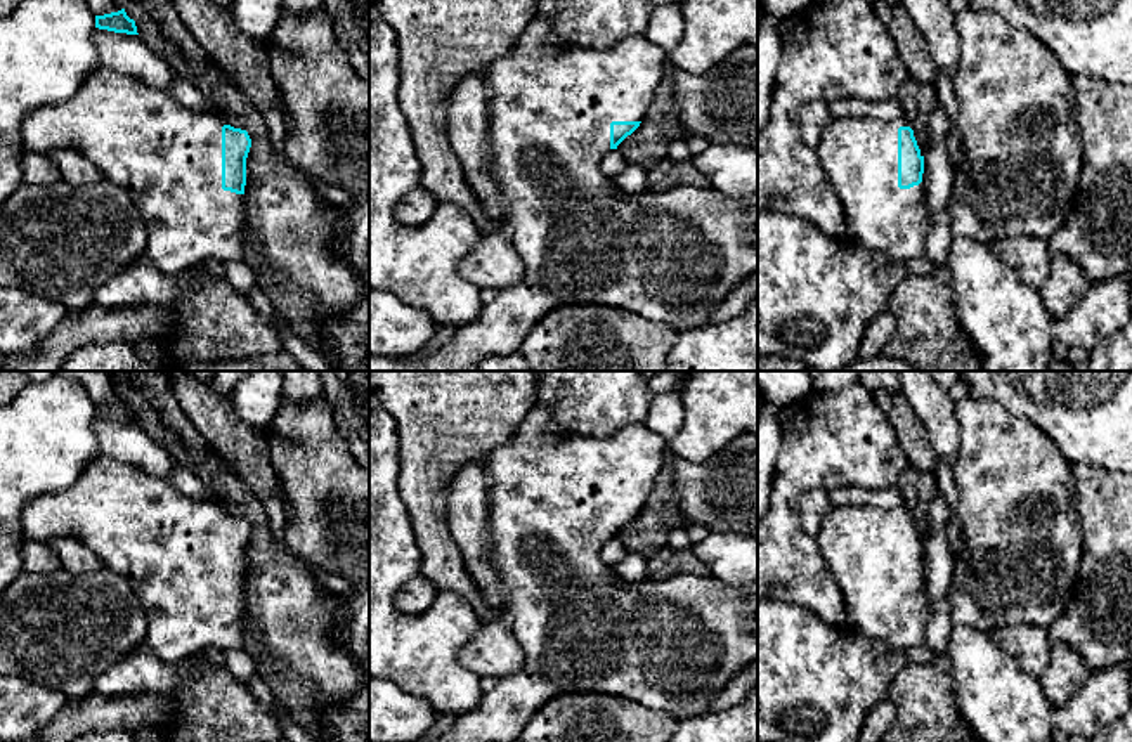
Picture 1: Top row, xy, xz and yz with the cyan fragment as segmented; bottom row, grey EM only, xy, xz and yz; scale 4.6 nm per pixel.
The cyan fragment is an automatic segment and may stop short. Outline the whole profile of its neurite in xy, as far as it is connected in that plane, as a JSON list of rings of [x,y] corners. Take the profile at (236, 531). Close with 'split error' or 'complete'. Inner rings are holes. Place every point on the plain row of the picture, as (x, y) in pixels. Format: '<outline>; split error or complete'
[[[99,454],[78,480],[57,494],[29,499],[21,513],[24,539],[49,543],[76,537],[94,550],[107,569],[121,576],[137,593],[146,615],[144,645],[159,659],[180,664],[206,648],[241,650],[244,645],[244,574],[251,527],[215,501],[192,499],[172,484],[135,465]]]; split error

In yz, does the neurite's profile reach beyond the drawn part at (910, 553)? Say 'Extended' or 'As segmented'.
Extended

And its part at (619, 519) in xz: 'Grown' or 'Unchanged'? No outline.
Grown

